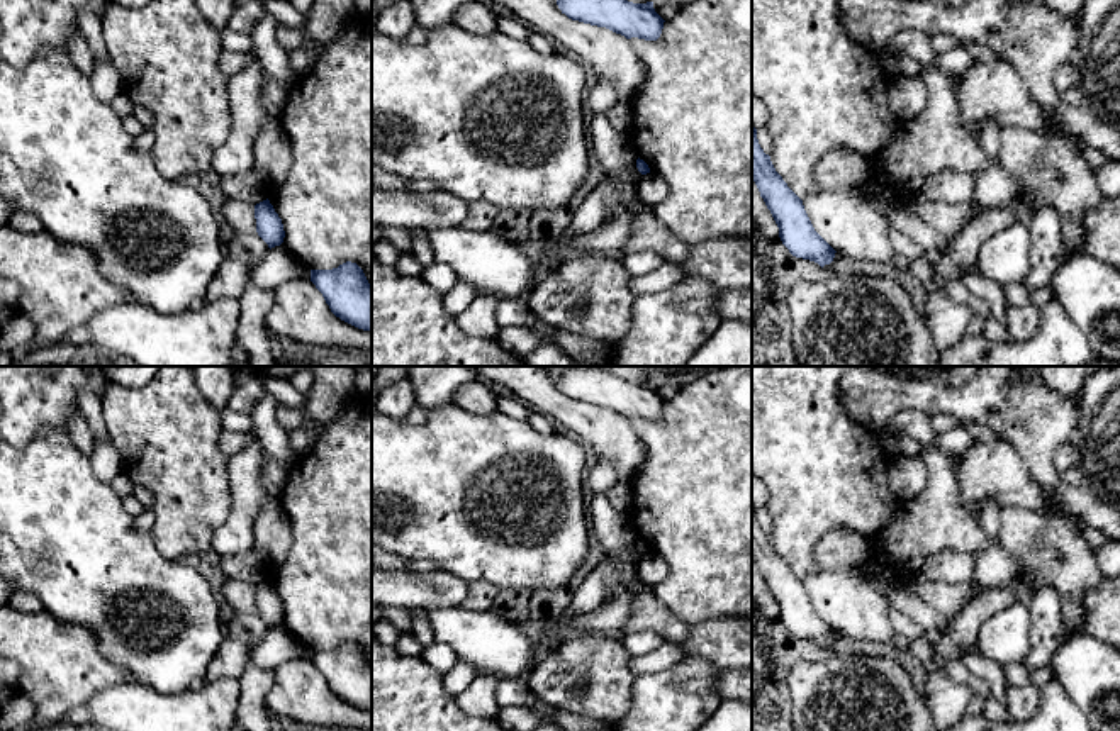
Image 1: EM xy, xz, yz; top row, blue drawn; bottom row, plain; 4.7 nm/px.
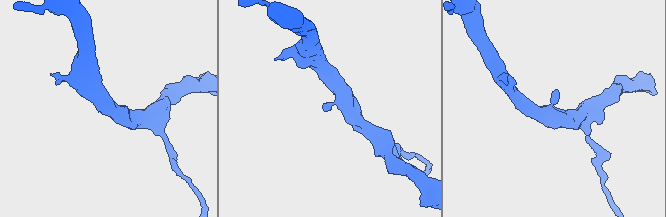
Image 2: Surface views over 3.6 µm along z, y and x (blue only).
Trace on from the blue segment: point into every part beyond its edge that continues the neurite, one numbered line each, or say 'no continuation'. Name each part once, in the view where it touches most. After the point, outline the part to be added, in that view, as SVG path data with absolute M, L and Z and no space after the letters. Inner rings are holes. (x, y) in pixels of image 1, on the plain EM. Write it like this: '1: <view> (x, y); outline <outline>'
no continuation

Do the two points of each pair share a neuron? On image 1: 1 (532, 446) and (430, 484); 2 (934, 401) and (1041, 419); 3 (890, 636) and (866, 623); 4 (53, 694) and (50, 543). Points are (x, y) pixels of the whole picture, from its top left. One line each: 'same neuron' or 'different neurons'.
1: same neuron
2: same neuron
3: same neuron
4: different neurons

